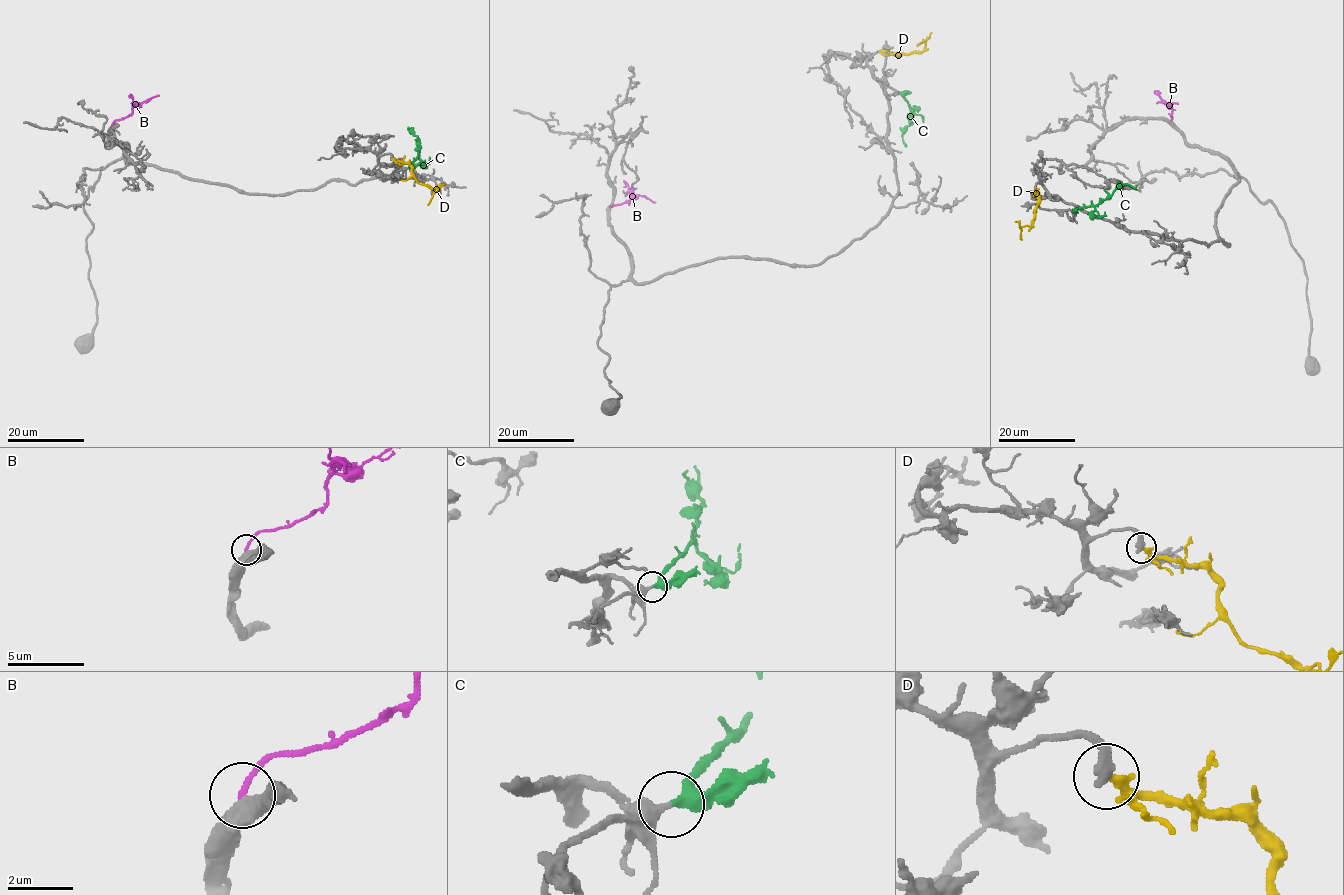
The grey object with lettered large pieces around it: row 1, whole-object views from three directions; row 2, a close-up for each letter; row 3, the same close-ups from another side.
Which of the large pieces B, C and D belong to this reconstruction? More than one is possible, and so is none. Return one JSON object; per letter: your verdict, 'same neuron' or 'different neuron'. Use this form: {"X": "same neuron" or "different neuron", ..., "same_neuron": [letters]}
{"B": "different neuron", "C": "same neuron", "D": "different neuron", "same_neuron": ["C"]}

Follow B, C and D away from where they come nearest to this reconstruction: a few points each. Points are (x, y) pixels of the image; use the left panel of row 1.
B: (112, 124), (132, 112), (132, 107), (159, 96)
C: (408, 168), (418, 155), (419, 147), (419, 138), (409, 128), (411, 127)
D: (392, 158), (407, 163), (418, 182), (436, 188), (428, 205)

